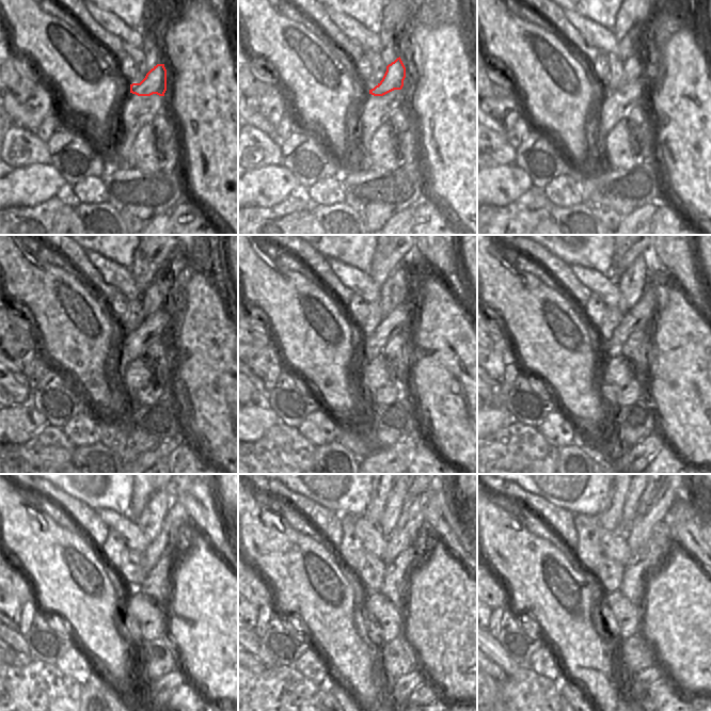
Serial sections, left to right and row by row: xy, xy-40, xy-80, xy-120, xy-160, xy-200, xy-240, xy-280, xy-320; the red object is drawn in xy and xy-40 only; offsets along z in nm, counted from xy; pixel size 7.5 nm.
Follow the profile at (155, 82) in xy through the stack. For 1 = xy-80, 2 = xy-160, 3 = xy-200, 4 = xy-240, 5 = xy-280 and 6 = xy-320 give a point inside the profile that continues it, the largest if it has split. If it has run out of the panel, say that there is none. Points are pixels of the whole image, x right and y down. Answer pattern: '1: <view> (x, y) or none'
1: xy-80 (633, 69)
2: xy-160 (395, 290)
3: xy-200 (631, 284)
4: xy-240 (149, 521)
5: xy-280 (397, 500)
6: xy-320 (629, 514)

